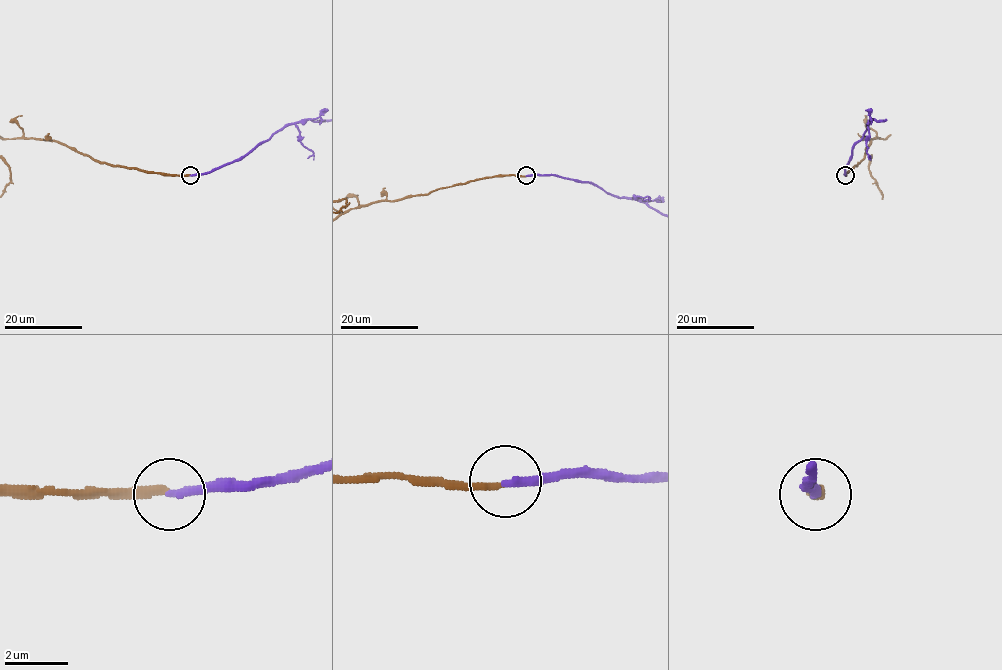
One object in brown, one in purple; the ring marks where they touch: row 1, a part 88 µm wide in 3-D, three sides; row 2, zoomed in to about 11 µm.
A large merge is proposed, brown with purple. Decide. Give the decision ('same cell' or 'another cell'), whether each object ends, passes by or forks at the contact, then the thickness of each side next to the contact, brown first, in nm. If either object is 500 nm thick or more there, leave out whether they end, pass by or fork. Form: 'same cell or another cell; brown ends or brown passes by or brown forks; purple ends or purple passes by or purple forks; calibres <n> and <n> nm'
another cell; brown ends; purple ends; calibres 240 and 240 nm

